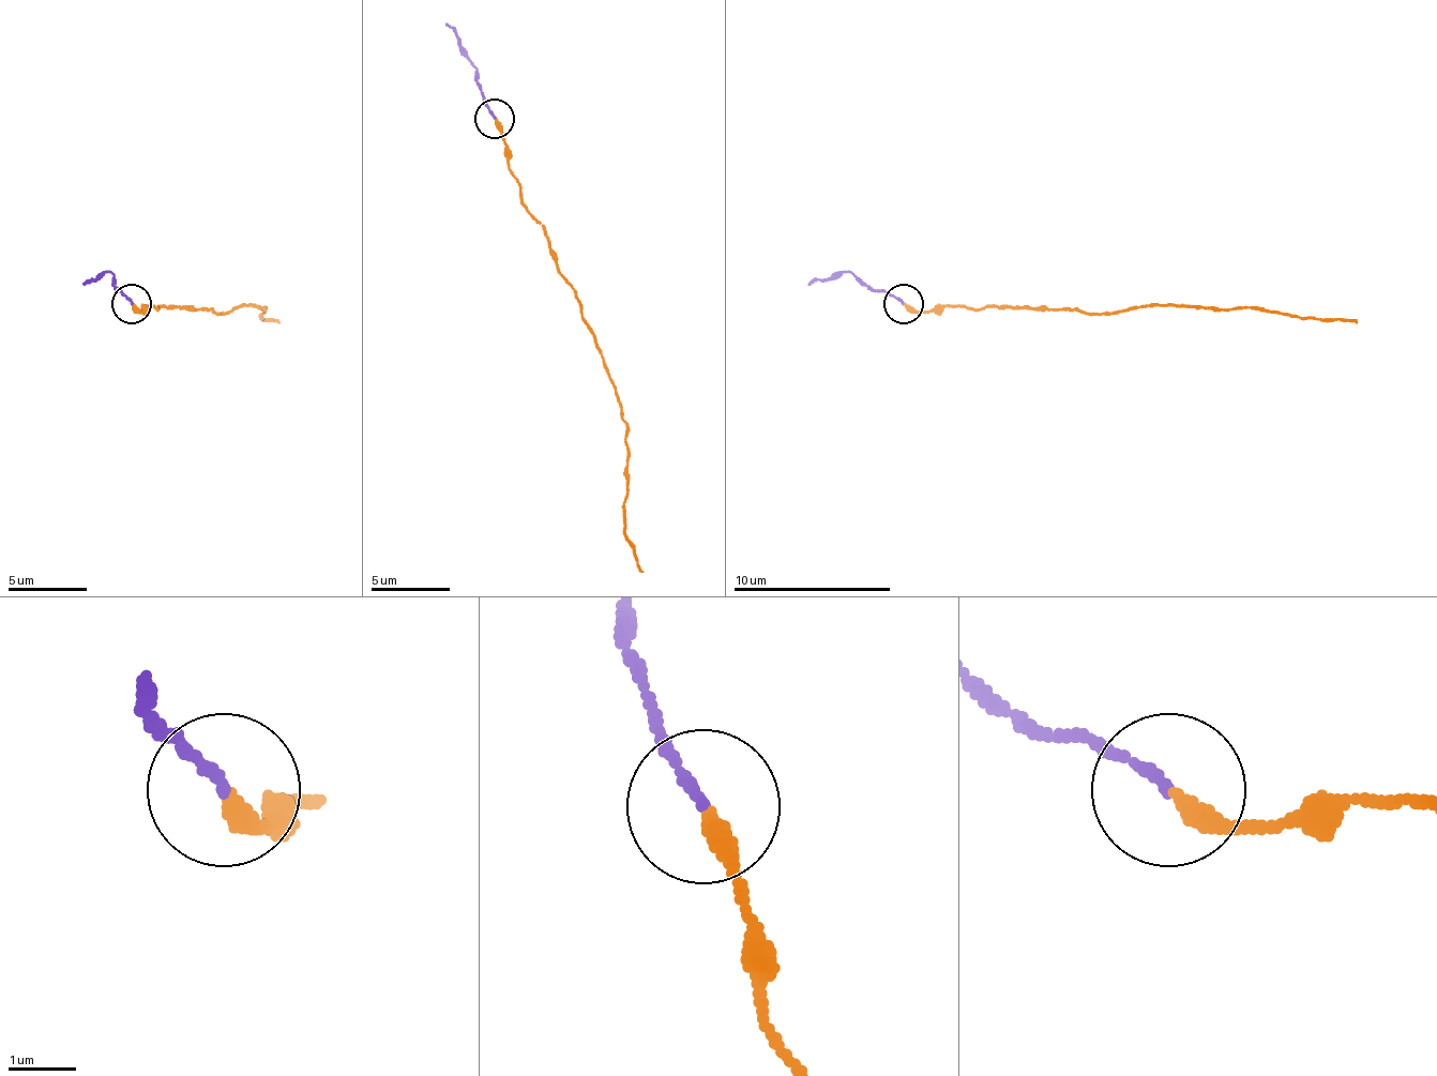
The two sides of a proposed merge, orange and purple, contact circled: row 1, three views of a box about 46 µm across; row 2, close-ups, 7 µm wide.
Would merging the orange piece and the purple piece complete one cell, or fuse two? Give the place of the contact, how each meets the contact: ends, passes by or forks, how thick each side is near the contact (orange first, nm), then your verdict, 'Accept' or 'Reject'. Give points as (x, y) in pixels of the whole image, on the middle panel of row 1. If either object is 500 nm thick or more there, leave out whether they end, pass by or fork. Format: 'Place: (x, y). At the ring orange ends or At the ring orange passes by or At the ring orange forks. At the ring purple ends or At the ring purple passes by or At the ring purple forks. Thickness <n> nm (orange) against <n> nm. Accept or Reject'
Place: (495, 118). At the ring orange ends. At the ring purple ends. Thickness 300 nm (orange) against 140 nm. Accept

